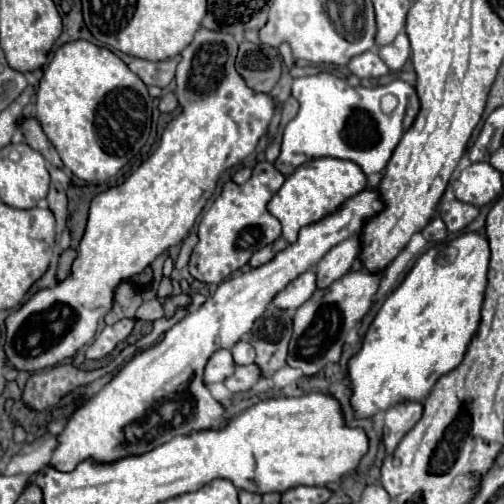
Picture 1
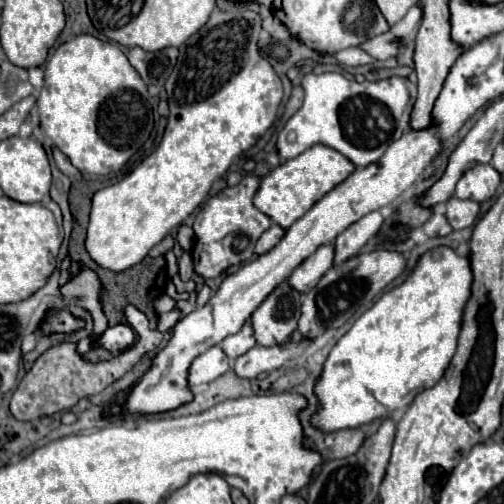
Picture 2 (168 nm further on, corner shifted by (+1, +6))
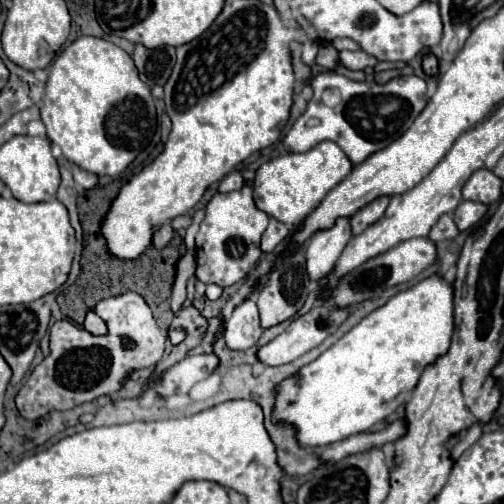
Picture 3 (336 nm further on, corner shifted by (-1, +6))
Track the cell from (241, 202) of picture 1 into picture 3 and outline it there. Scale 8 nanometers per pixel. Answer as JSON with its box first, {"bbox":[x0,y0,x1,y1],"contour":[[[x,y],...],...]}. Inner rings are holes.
{"bbox":[197,184,269,288],"contour":[[[249,184],[235,192],[217,192],[205,206],[205,218],[197,234],[197,280],[205,284],[213,282],[223,288],[239,282],[261,256],[259,240],[267,228],[267,222],[269,216],[253,204],[253,188]]]}

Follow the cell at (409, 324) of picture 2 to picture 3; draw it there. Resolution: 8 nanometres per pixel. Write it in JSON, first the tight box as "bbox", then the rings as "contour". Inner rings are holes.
{"bbox":[273,274,453,448],"contour":[[[431,274],[367,314],[317,360],[303,366],[299,378],[283,380],[273,420],[297,426],[297,440],[307,448],[367,432],[407,402],[421,372],[449,348],[449,336],[453,336],[453,284],[441,274]]]}

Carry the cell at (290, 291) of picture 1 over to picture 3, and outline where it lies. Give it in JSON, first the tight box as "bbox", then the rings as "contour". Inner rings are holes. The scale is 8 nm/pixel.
{"bbox":[305,218,351,282],"contour":[[[339,218],[333,228],[321,230],[309,240],[305,258],[311,282],[319,282],[333,270],[333,264],[337,262],[337,256],[341,256],[349,238],[351,238],[349,220]]]}

